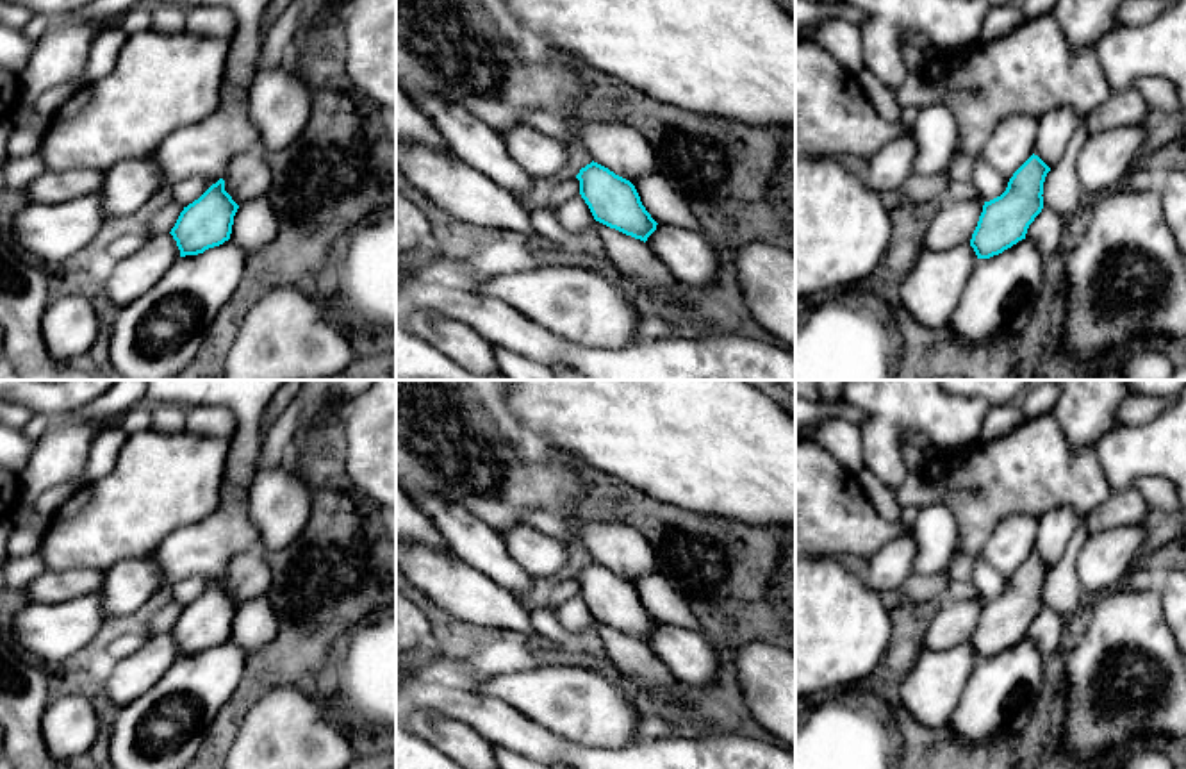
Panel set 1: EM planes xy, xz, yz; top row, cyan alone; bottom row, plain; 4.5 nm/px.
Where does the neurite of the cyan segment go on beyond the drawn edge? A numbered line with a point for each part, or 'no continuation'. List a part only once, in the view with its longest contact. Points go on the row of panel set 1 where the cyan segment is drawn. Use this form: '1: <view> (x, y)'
no continuation

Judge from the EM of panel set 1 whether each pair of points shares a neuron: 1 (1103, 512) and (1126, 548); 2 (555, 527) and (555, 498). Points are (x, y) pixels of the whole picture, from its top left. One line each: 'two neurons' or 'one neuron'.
1: two neurons
2: two neurons

